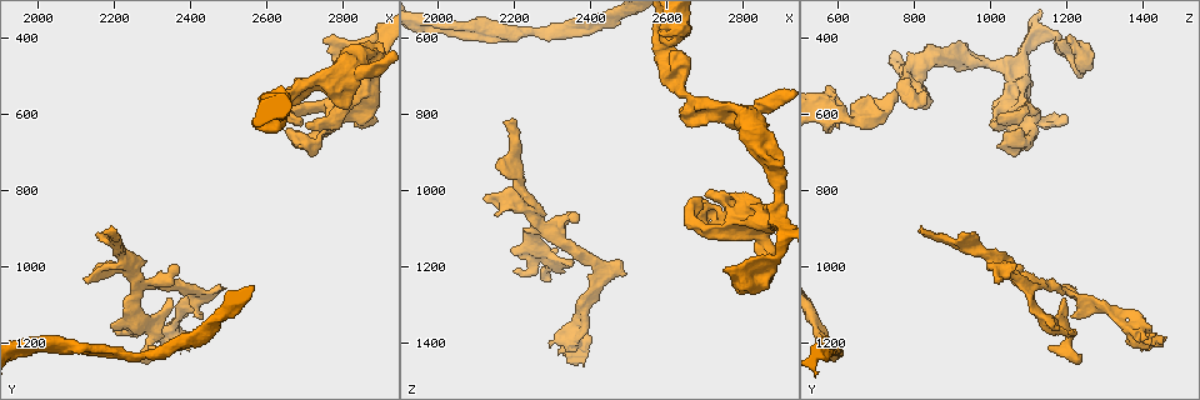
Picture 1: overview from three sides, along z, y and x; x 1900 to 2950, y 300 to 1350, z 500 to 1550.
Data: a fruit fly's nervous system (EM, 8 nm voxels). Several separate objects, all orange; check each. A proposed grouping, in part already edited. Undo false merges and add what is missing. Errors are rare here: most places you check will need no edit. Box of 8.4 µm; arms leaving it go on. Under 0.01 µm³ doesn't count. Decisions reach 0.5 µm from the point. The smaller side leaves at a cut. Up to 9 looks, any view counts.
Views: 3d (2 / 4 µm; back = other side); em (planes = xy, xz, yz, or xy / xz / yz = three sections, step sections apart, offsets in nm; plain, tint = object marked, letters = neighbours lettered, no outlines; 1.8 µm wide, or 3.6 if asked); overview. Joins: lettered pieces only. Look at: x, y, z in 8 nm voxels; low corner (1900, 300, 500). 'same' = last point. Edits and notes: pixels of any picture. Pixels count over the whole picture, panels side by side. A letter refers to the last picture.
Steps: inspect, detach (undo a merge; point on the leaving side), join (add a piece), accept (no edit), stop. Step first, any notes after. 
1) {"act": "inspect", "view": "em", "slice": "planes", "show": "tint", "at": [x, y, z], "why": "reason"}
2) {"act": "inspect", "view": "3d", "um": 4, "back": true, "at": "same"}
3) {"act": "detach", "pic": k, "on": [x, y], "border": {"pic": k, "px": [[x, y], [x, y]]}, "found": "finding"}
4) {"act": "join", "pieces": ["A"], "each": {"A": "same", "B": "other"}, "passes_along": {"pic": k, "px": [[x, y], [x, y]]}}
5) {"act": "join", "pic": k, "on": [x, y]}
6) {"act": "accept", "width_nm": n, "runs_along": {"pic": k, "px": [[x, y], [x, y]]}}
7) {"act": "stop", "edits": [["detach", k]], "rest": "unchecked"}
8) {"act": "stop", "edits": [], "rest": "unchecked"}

{"act": "inspect", "view": "3d", "um": 4, "at": [2165, 915, 820], "why": "free end"}

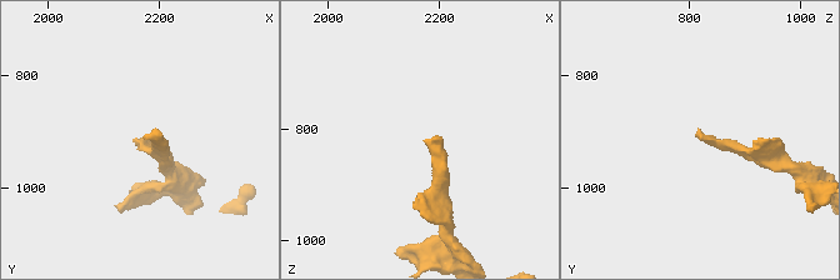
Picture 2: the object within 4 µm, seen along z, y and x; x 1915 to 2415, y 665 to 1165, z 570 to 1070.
{"act": "inspect", "view": "em", "slice": "xy", "step": 4, "show": "tint", "at": [2175, 920, 825]}

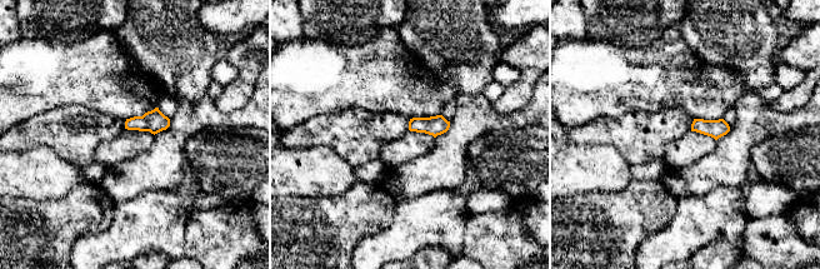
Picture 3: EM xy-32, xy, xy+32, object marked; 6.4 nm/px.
{"act": "inspect", "view": "em", "slice": "planes", "show": "letters", "at": "same", "why": "cut it another way"}

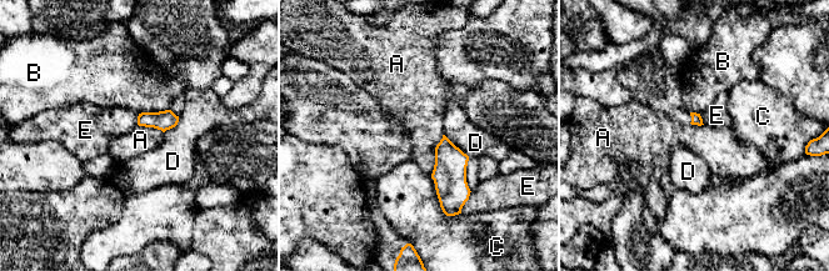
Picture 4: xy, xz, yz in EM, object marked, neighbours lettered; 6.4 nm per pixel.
{"act": "accept", "each": {"A": "other", "B": "other", "C": "other", "D": "other", "E": "other"}, "border": {"pic": 4, "px": [[443, 134], [430, 176]]}, "found": "no lettered piece goes on from it"}

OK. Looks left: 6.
{"act": "inspect", "view": "em", "slice": "planes", "show": "letters", "at": [2760, 625, 1040], "why": "sharp bend"}

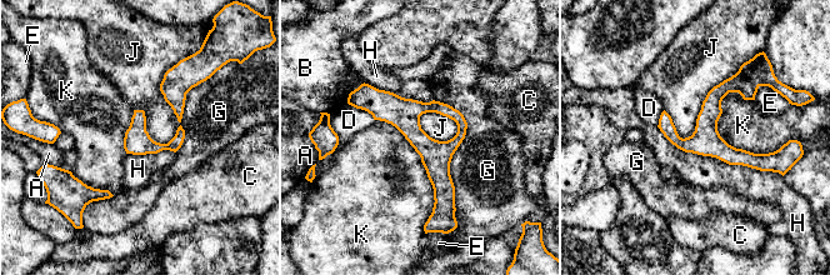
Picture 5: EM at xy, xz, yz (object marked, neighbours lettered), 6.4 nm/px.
{"act": "accept", "width_nm": 170, "each": {"A": "other", "B": "other", "C": "other", "D": "other", "E": "other", "G": "other", "H": "other", "J": "other", "K": "other"}, "runs_along": {"pic": 5, "px": [[365, 86], [436, 156], [439, 209]]}, "found": "one neuron here"}

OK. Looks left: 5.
{"act": "inspect", "view": "3d", "um": 2, "back": true, "at": [2385, 1190, 1450], "why": "branch stops here"}

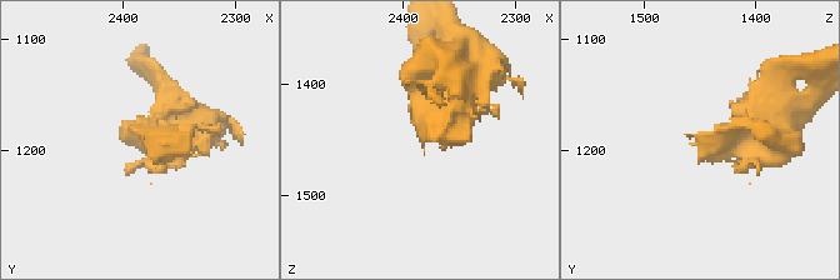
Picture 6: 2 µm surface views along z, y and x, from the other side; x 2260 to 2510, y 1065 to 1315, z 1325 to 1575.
{"act": "inspect", "view": "em", "slice": "xz", "step": 4, "show": "tint", "at": [2390, 1188, 1446], "why": "need the tissue"}

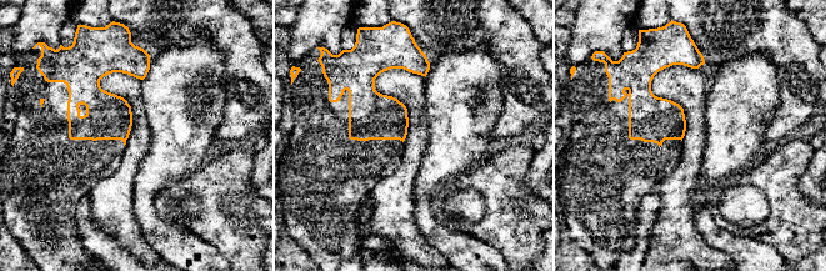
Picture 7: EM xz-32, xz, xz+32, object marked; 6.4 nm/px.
{"act": "inspect", "view": "em", "slice": "planes", "show": "letters", "at": "same"}

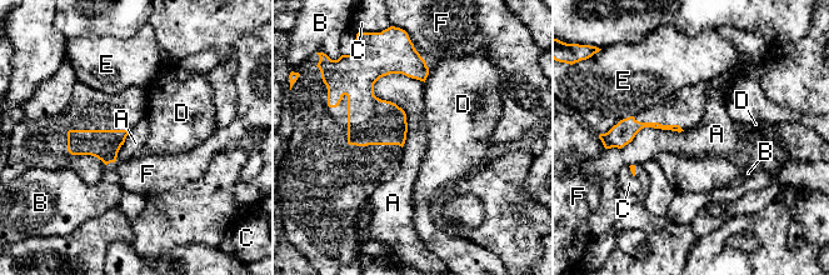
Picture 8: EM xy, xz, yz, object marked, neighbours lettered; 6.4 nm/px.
{"act": "accept", "each": {"A": "other", "B": "other", "C": "other", "D": "other", "E": "other", "F": "other"}, "border": {"pic": 8, "px": [[130, 130], [115, 160]]}, "found": "none of them fits"}

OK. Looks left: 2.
{"act": "inspect", "view": "3d", "um": 4, "at": [2650, 565, 745]}

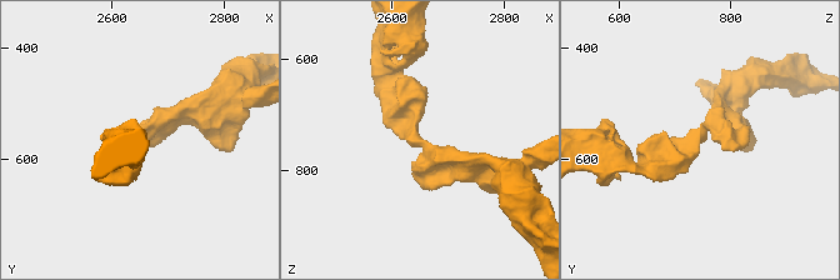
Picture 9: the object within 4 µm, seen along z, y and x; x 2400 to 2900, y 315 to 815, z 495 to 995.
{"act": "inspect", "view": "em", "slice": "planes", "show": "letters", "at": [2645, 560, 745], "why": "shape alone is not enough"}

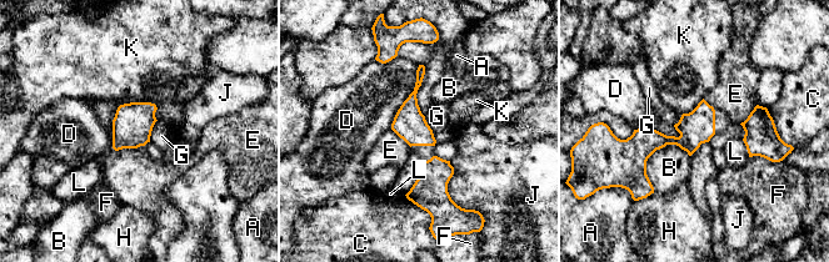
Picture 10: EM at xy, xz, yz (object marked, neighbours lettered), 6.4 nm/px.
{"act": "accept", "width_nm": 220, "each": {"A": "other", "B": "other", "C": "other", "D": "other", "E": "other", "F": "other", "G": "other", "H": "other", "J": "other", "K": "other", "L": "other"}, "border": {"pic": 10, "px": [[424, 116], [437, 140]]}, "found": "all the same neuron"}

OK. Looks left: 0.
{"act": "stop", "edits": [], "rest": "unchecked"}

